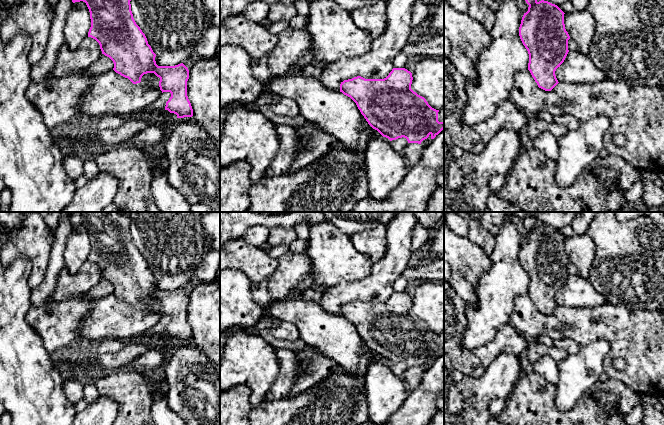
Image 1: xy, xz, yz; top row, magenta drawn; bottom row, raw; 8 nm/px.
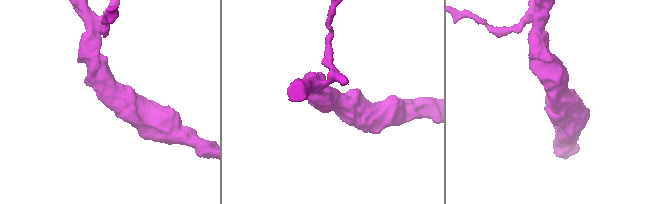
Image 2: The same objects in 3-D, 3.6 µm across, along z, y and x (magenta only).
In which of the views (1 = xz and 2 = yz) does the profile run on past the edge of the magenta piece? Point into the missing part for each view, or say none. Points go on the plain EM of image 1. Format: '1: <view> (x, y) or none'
1: none
2: none

